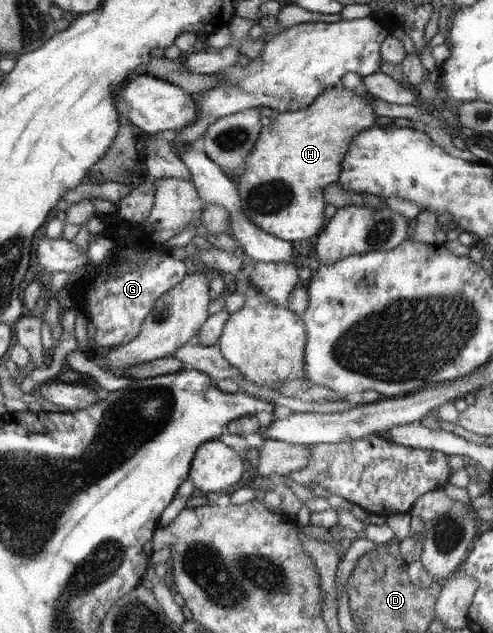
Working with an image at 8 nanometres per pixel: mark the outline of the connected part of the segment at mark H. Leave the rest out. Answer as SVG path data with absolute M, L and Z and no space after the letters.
M364 84L352 91L345 87L330 87L305 109L279 113L273 122L263 126L258 142L254 144L236 178L243 213L264 232L282 240L293 242L318 234L326 222L326 188L340 179L342 162L351 150L356 135L377 126L374 109L376 99Z

